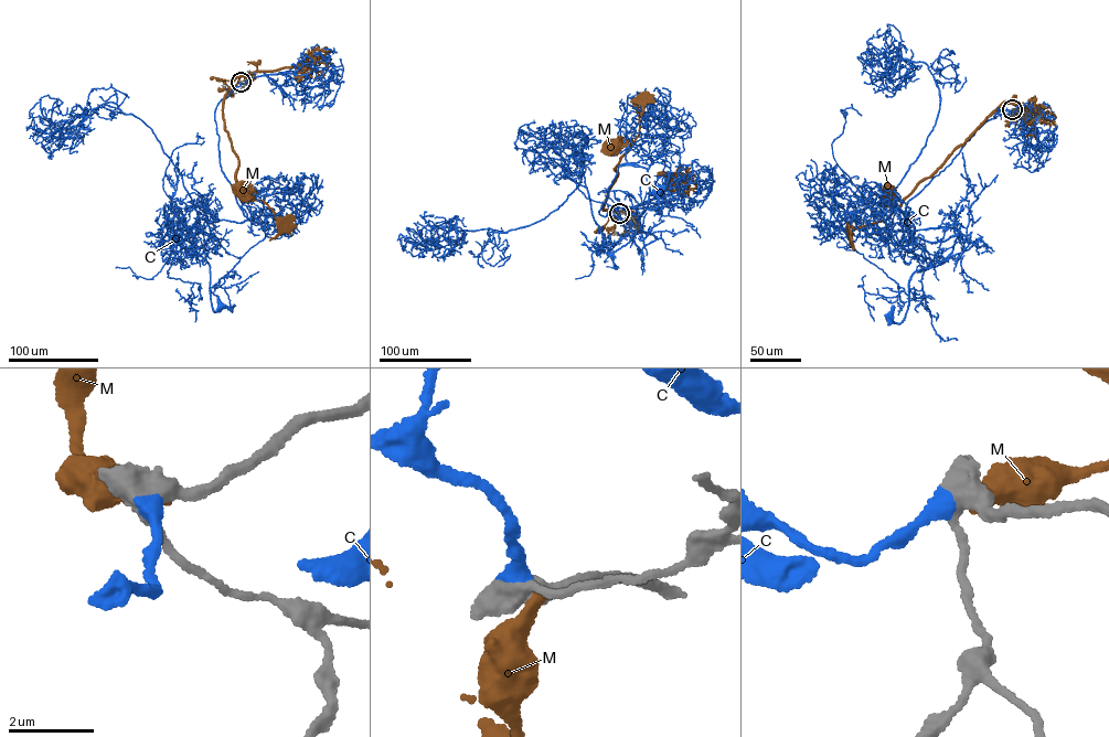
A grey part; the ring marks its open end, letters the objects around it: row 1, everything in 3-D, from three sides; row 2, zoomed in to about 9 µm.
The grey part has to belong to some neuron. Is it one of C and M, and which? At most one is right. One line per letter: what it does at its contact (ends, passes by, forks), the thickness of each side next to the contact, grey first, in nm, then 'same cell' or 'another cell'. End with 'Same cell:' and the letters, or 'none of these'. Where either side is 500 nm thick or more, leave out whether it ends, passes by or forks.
C: it ends | 440/360 nm | same cell
M: it ends | 440/400 nm | another cell
Same cell: C

